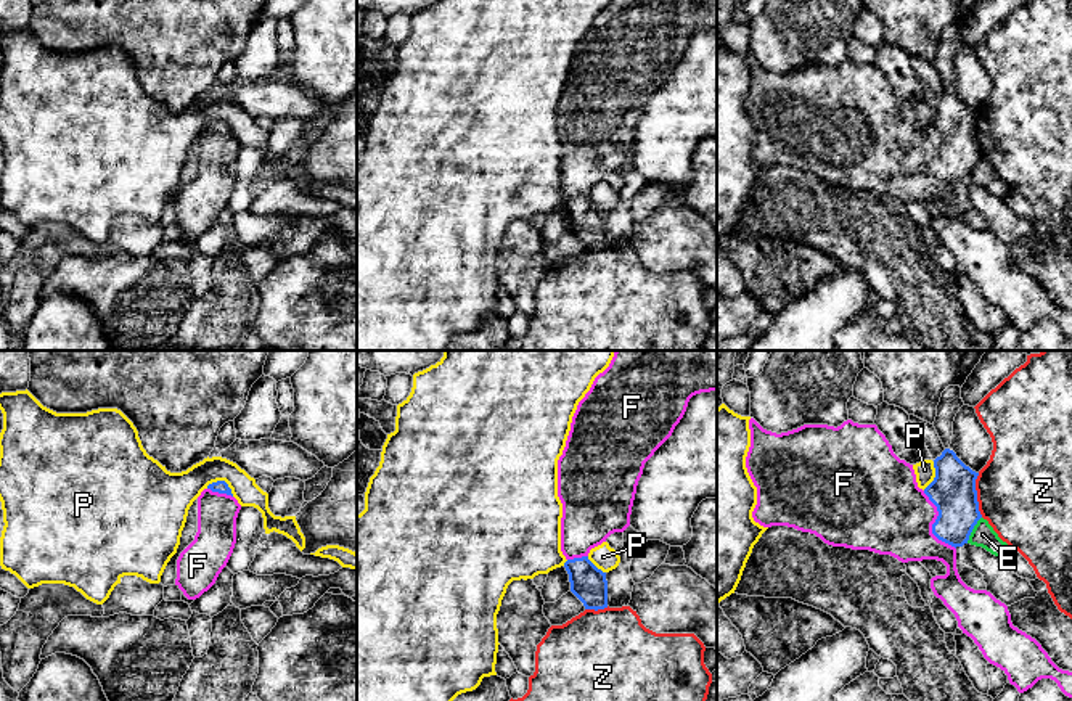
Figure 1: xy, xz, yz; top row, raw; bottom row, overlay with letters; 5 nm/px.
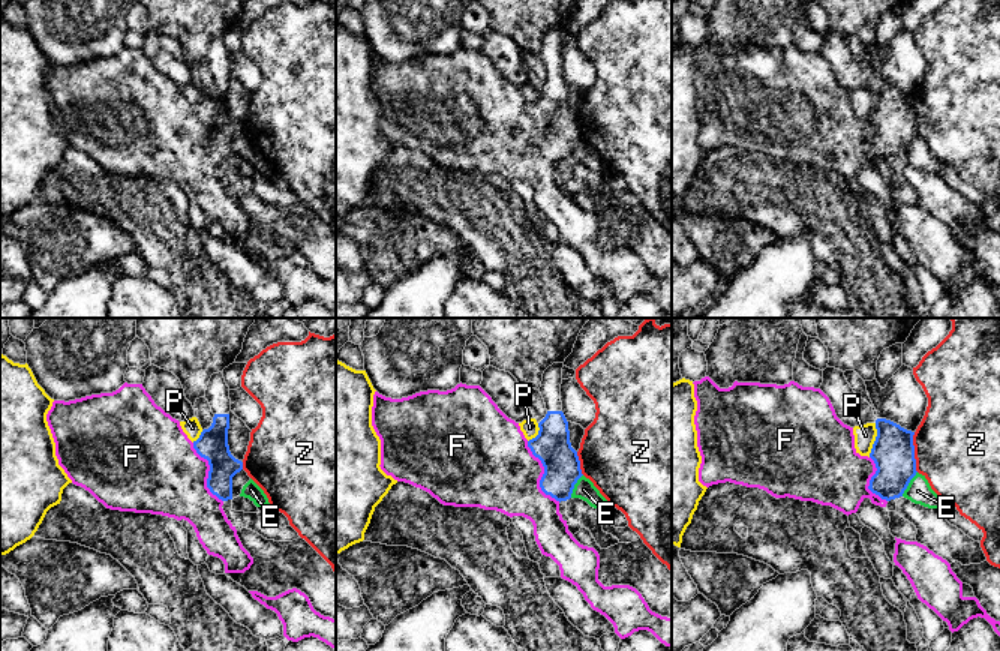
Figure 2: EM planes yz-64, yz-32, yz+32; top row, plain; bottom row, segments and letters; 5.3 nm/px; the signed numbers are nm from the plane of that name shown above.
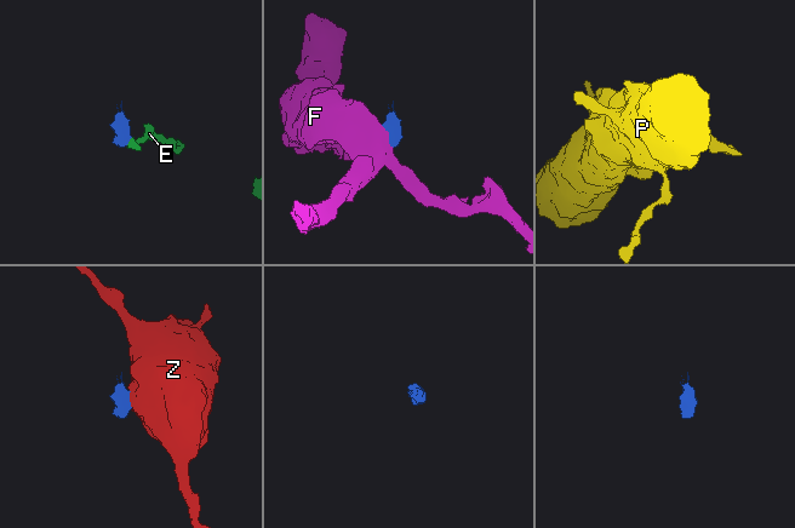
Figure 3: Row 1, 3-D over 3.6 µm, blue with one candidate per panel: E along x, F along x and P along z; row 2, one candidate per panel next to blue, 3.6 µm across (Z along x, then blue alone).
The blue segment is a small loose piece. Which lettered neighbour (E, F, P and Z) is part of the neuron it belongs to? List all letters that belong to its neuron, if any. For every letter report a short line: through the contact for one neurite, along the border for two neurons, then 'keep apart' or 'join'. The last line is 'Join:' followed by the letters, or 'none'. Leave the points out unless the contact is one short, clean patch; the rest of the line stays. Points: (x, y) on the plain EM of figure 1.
E: yz (981, 156), (966, 182) | keep apart
F: yz (953, 132), (947, 150), (934, 163), (907, 163), (886, 151) | join
P: xy (206, 126), (224, 121), (233, 135) | keep apart
Z: yz (977, 113), (976, 140), (982, 156) | keep apart
Join: F

